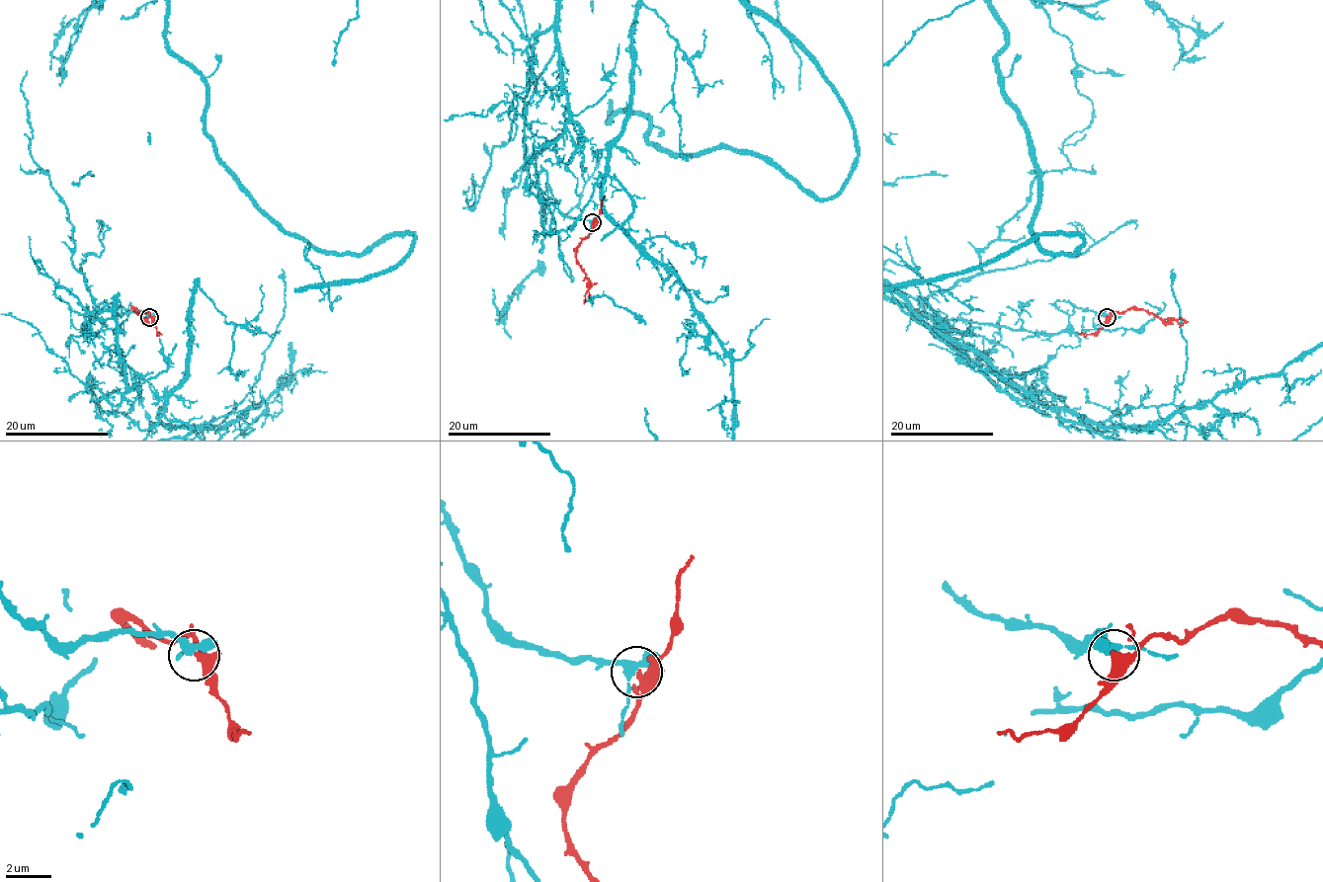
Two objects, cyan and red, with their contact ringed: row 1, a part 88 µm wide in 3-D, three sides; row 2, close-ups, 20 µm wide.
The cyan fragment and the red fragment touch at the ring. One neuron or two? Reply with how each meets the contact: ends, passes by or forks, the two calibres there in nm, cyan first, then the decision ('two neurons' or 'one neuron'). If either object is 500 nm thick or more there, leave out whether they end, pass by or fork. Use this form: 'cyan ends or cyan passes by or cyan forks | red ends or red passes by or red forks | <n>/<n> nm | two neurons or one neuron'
cyan forks | red passes by | 280/360 nm | two neurons

